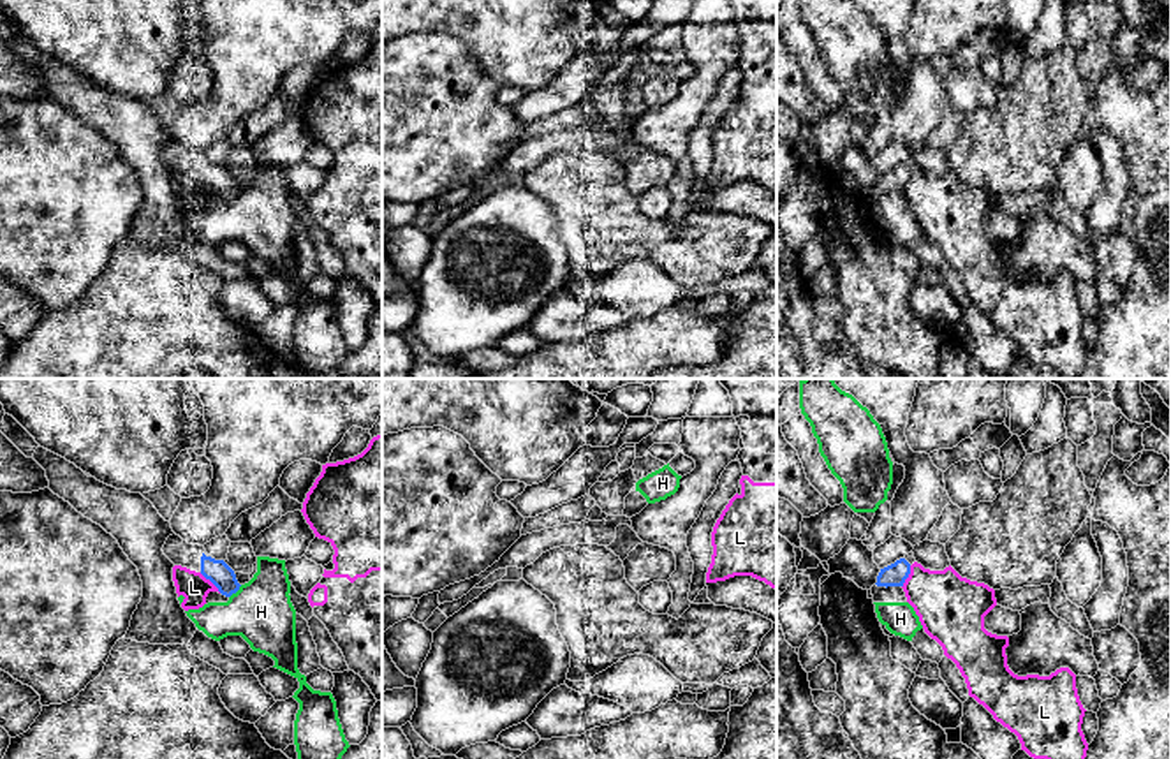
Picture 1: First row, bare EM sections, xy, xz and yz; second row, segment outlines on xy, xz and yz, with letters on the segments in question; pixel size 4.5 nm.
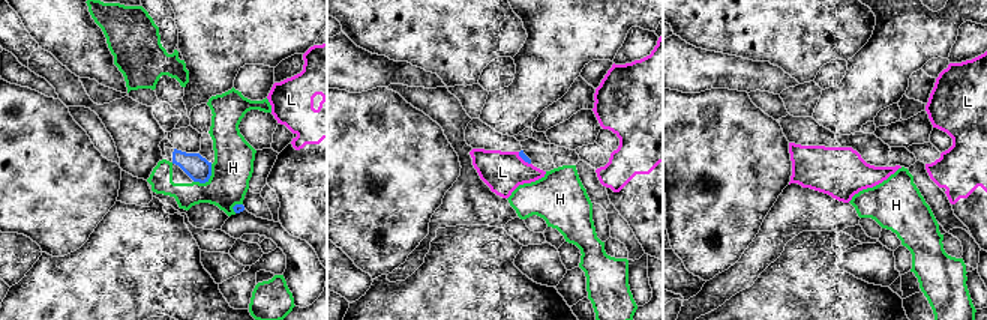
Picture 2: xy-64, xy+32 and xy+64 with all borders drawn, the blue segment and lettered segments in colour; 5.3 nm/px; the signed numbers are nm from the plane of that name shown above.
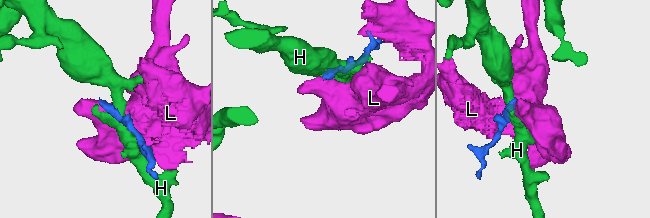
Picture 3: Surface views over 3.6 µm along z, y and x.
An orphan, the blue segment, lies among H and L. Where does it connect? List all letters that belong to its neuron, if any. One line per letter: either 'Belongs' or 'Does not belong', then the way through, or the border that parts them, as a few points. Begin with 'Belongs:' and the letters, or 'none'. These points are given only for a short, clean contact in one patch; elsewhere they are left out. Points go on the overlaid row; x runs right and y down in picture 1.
Belongs: none
H: Does not belong. Boundary: xy (242, 585), (229, 597)
L: Does not belong

